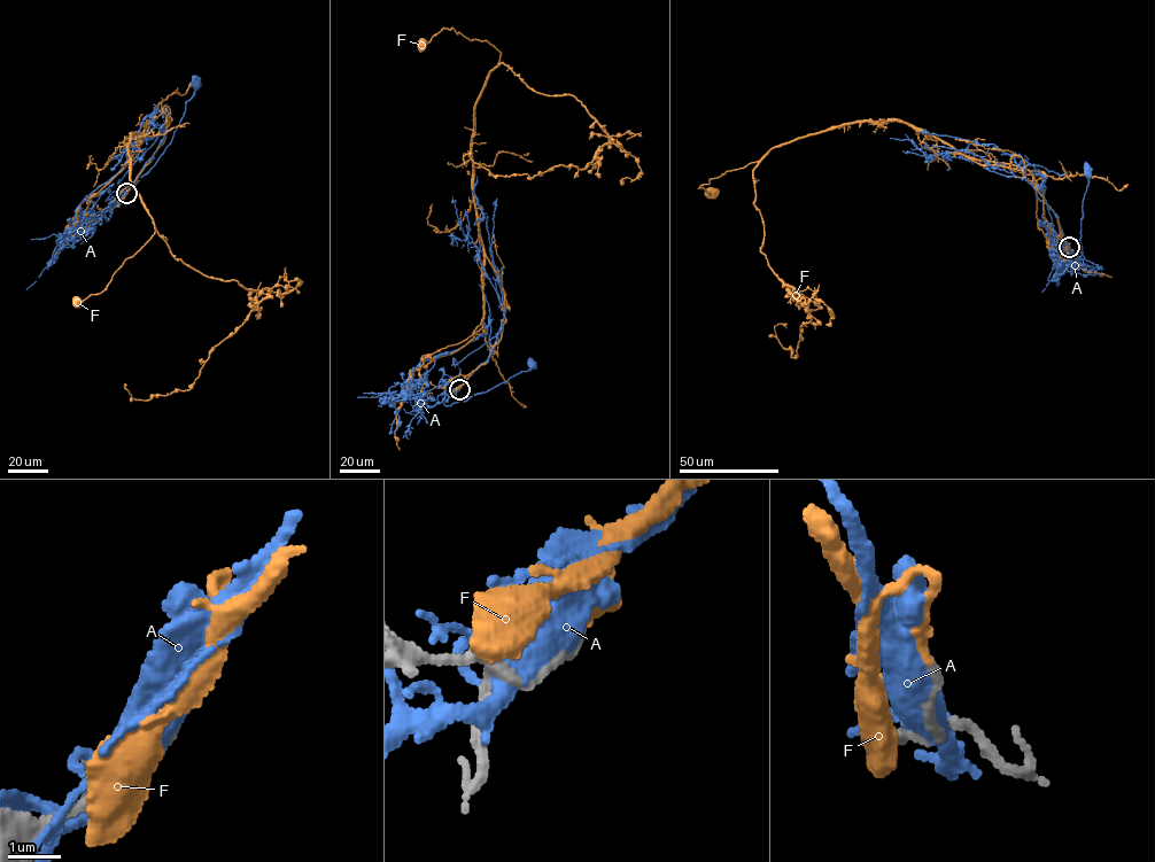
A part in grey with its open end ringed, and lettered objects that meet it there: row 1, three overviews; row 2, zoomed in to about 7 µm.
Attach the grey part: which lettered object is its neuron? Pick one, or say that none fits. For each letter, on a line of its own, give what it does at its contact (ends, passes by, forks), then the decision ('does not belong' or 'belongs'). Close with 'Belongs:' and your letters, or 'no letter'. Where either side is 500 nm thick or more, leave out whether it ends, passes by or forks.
A: it forks; does not belong
F: it passes by; belongs
Belongs: F

